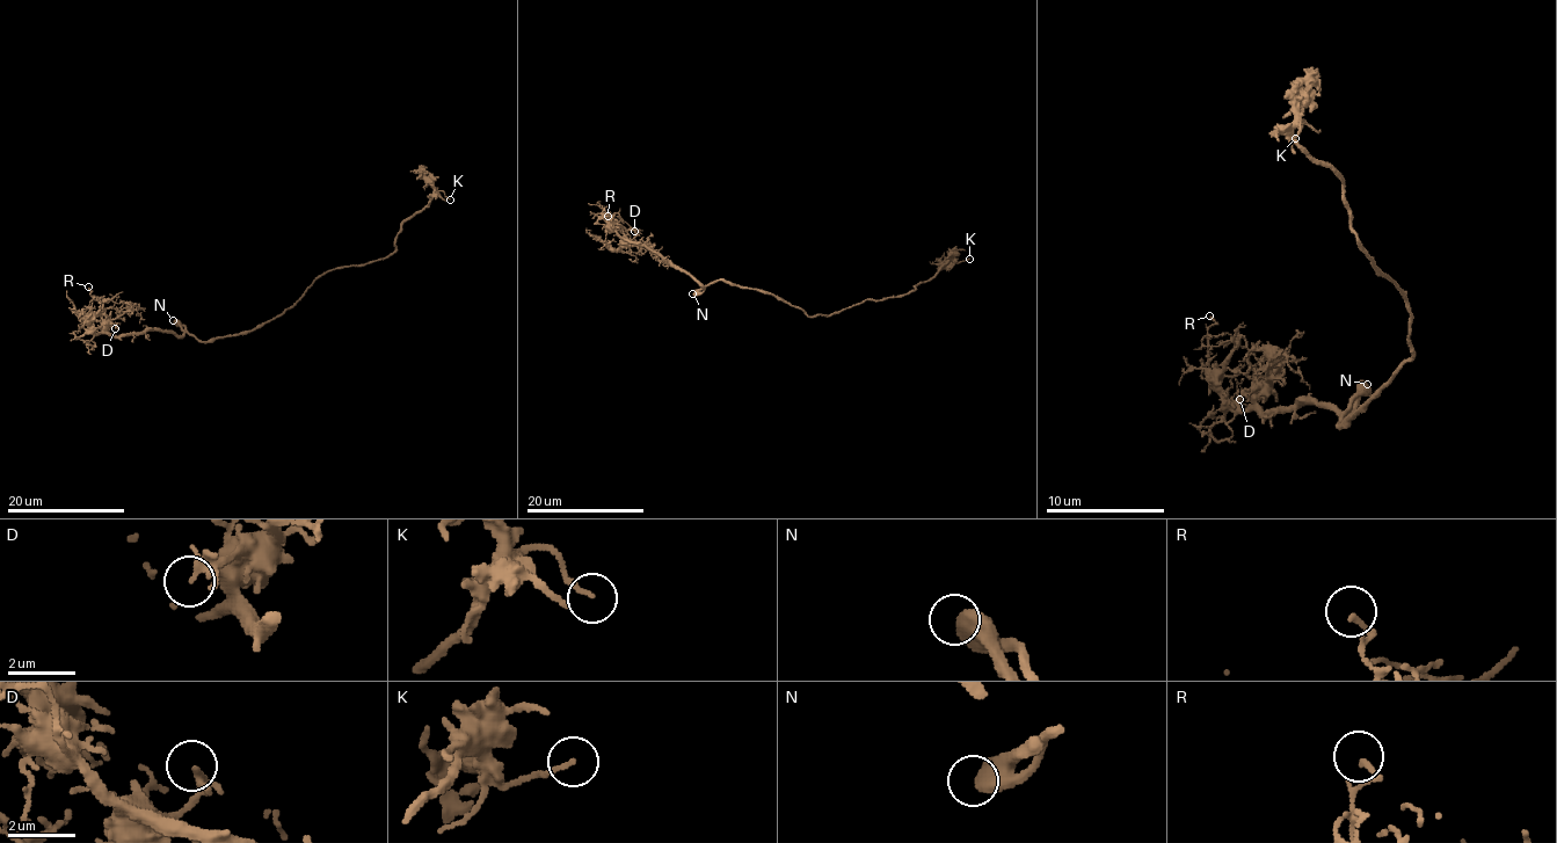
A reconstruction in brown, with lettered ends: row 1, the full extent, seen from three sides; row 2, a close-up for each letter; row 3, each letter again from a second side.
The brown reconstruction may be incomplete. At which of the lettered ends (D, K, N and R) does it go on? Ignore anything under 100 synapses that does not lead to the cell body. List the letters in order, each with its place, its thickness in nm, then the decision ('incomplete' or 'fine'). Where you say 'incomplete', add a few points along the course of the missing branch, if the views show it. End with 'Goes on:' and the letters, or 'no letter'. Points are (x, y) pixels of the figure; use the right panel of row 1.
D: place (1239, 399); calibre 150 nm; fine
K: place (1295, 138); calibre 140 nm; fine
N: place (1367, 384); calibre 600 nm; incomplete
R: place (1209, 315); calibre 160 nm; fine
Goes on: N

